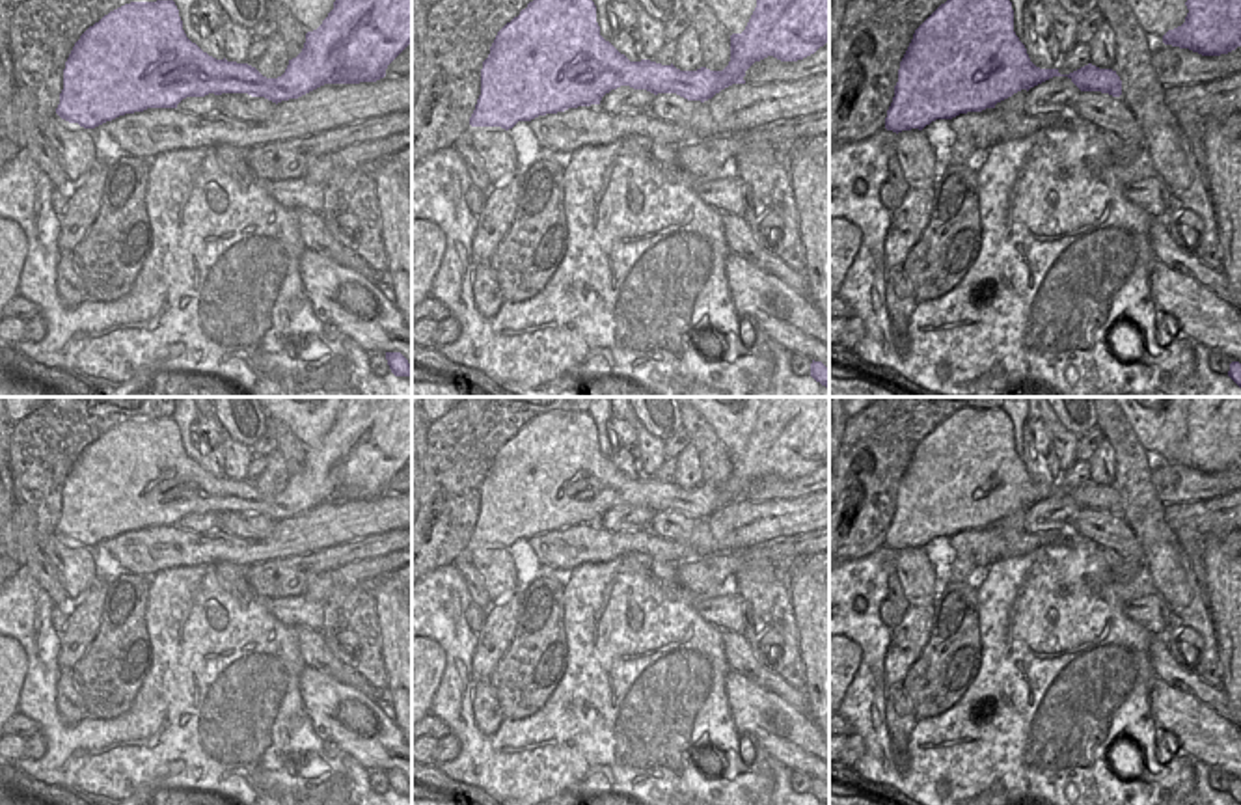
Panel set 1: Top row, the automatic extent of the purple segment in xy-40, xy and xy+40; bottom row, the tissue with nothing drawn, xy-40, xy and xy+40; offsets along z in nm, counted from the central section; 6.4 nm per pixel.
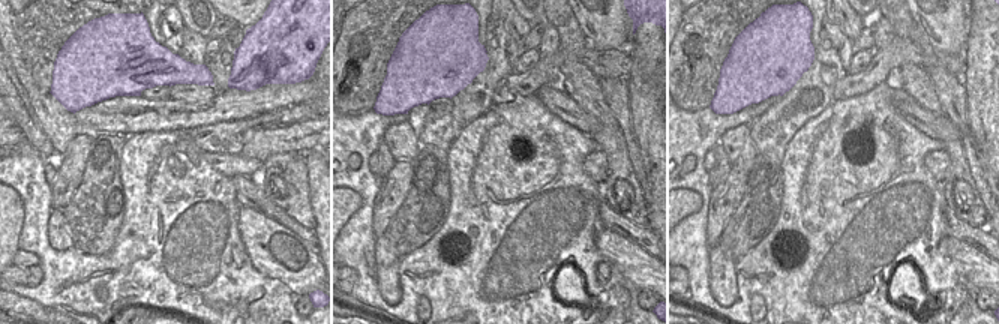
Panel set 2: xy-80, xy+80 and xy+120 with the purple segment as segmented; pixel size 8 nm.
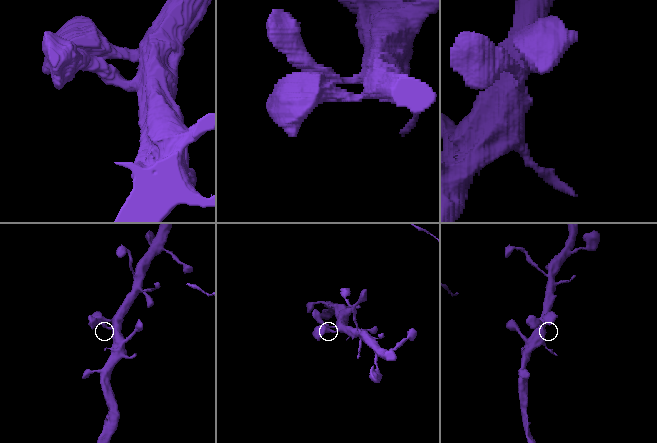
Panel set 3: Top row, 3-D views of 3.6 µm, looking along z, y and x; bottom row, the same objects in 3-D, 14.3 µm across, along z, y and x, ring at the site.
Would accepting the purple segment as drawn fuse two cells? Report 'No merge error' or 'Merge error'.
No merge error.

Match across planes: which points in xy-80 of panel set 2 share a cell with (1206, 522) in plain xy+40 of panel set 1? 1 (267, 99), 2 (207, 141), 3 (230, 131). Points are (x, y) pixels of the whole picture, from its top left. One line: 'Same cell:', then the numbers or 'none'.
Same cell: 1

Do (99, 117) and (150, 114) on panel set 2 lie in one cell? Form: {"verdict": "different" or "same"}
{"verdict": "same"}

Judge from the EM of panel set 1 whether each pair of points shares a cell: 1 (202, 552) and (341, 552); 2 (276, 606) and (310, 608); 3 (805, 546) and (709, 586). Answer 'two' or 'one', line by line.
1: two
2: one
3: one

